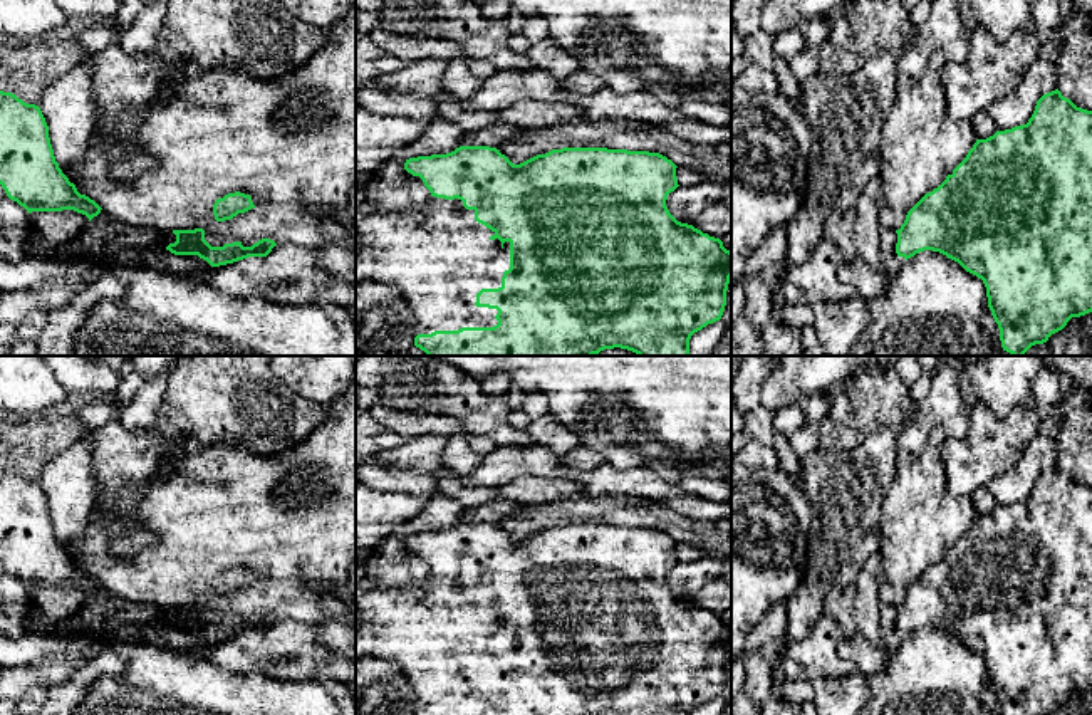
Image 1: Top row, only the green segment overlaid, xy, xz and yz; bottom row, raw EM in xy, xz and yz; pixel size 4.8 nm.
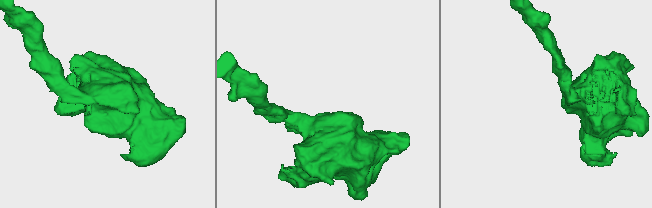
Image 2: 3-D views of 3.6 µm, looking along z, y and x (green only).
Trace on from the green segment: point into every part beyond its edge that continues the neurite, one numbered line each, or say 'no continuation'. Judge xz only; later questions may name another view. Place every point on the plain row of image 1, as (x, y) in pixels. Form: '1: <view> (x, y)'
1: xz (438, 635)

